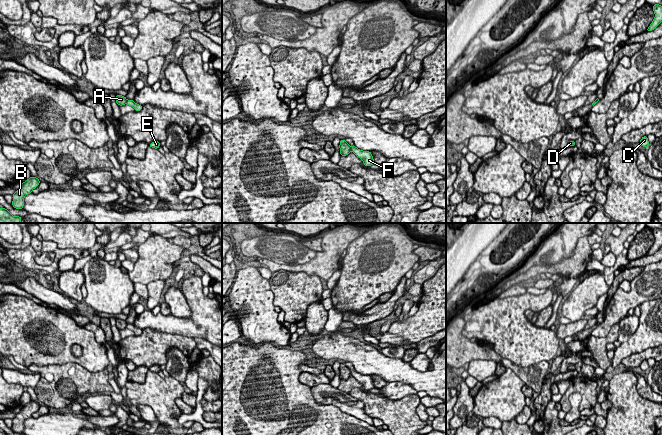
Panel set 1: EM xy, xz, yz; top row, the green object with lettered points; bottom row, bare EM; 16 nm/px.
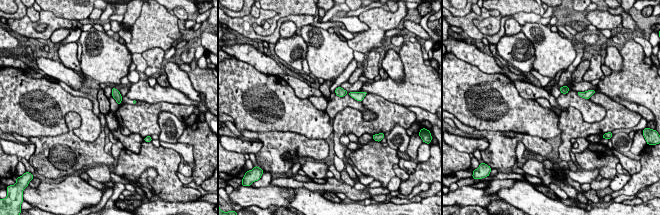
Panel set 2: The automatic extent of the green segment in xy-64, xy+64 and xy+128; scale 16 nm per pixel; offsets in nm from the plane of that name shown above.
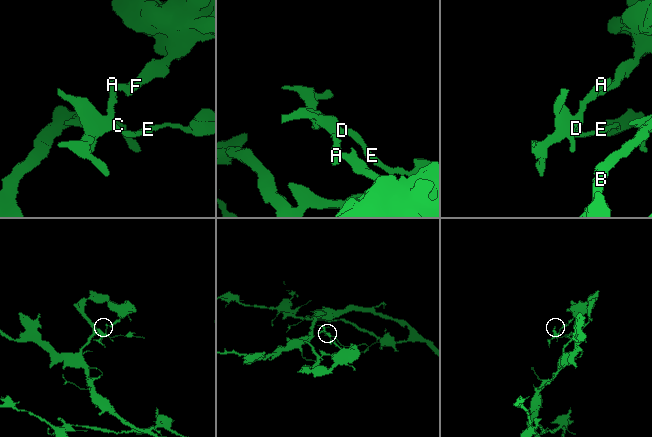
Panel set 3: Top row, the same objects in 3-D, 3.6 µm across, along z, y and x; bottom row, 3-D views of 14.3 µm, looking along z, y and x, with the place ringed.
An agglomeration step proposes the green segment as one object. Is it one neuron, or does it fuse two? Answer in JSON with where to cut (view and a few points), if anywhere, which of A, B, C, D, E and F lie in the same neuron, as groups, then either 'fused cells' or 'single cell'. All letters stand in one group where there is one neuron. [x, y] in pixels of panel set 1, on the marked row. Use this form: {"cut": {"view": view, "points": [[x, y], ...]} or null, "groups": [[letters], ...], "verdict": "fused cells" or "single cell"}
{"cut": {"view": "xy", "points": [[127, 100], [125, 103]]}, "groups": [["A", "D", "E"], ["B", "C", "F"]], "verdict": "fused cells"}

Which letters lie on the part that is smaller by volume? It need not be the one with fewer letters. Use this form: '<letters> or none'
A, D, E

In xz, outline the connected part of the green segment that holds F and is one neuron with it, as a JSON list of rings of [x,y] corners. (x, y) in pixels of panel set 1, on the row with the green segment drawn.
[[[355,146],[351,147],[351,151],[363,161],[365,166],[369,167],[375,164],[373,156],[370,151],[363,151]]]

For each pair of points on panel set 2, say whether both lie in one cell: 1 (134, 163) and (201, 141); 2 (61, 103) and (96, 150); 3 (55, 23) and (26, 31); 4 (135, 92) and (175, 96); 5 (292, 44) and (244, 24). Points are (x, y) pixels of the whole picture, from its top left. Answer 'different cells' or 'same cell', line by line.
1: different cells
2: different cells
3: same cell
4: same cell
5: different cells

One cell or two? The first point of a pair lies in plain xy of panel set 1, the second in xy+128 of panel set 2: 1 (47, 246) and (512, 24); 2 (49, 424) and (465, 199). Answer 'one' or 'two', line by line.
1: two
2: one

